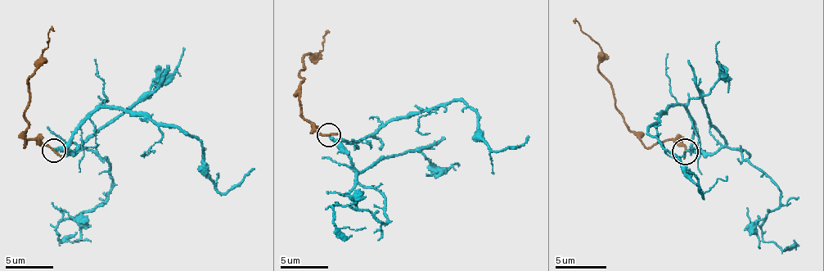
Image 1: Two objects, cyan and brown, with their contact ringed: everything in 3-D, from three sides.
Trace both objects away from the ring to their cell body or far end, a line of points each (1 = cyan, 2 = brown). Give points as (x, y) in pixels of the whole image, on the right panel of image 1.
1: (686, 151), (693, 141), (693, 118), (673, 105), (647, 130), (680, 161), (704, 196), (686, 171)
2: (686, 151), (665, 141), (647, 146), (629, 128), (617, 107), (611, 82), (599, 66), (601, 49), (574, 24)

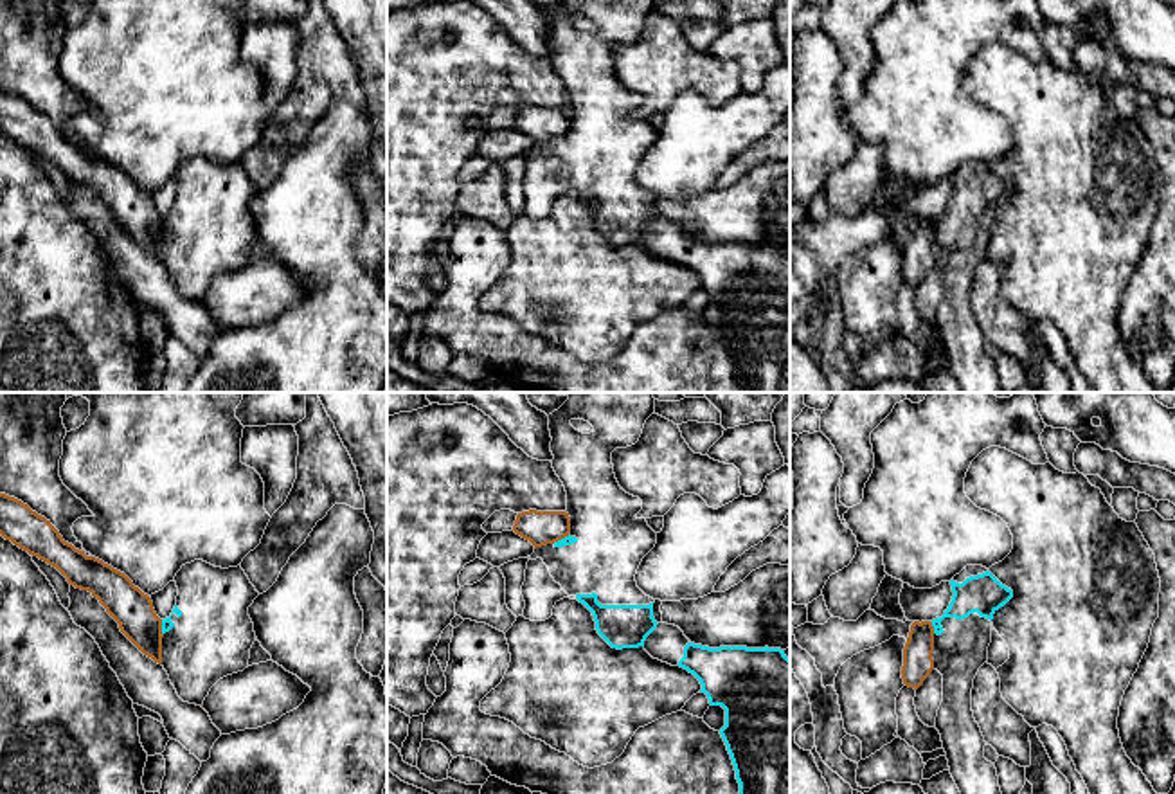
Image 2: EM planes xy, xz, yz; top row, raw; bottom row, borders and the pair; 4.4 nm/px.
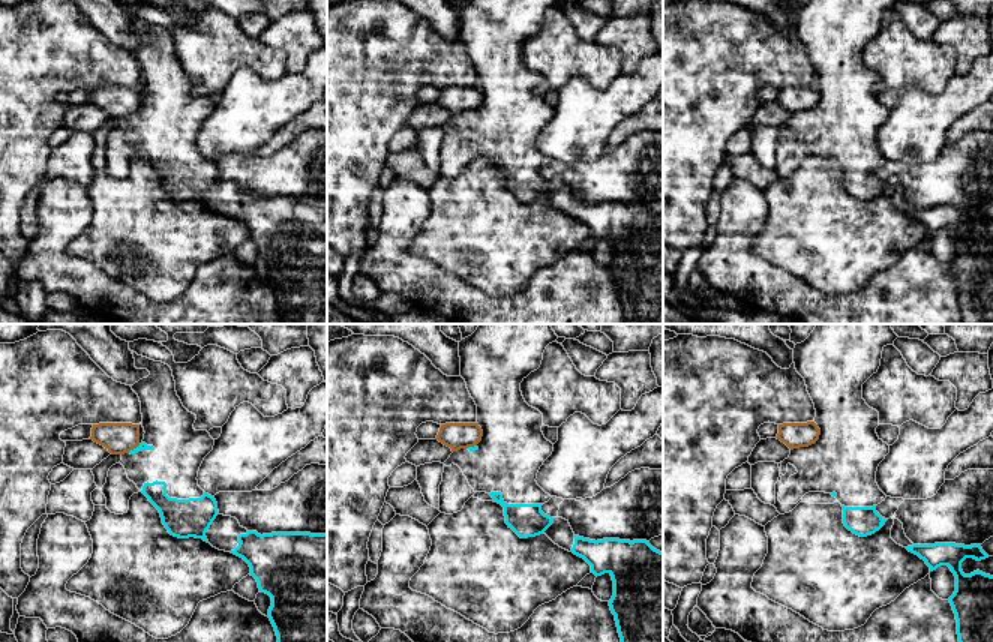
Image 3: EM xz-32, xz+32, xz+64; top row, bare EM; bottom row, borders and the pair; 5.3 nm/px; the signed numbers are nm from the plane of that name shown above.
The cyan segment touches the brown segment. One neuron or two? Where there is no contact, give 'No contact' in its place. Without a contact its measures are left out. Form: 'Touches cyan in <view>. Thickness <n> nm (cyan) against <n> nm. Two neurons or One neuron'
Touches cyan in xy. Thickness 50 nm (cyan) against 180 nm. Two neurons

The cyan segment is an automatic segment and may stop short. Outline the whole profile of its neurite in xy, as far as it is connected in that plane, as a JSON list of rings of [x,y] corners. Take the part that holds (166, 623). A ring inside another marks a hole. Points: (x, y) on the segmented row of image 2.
[[[203,560],[182,565],[175,576],[178,596],[169,618],[162,619],[162,666],[184,702],[202,706],[211,688],[223,677],[248,668],[256,641],[248,607],[259,596],[238,567],[214,567]]]

